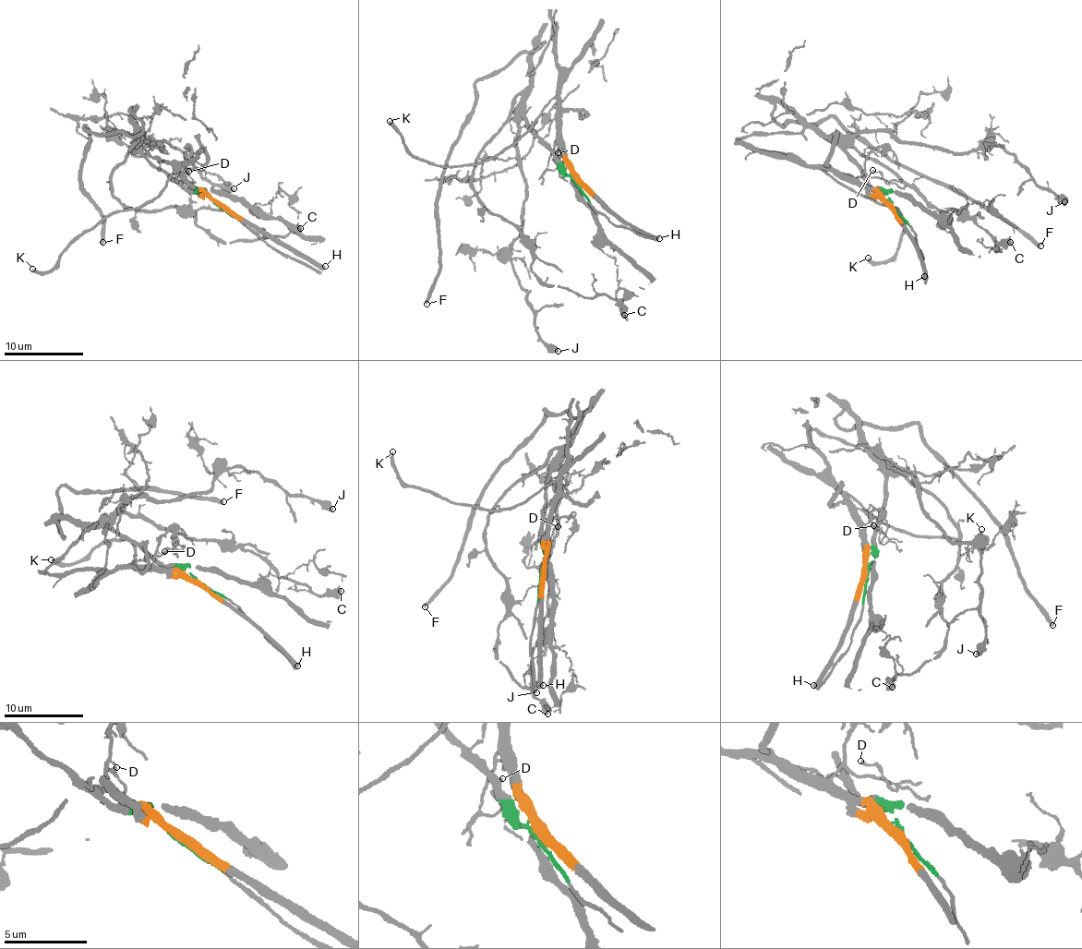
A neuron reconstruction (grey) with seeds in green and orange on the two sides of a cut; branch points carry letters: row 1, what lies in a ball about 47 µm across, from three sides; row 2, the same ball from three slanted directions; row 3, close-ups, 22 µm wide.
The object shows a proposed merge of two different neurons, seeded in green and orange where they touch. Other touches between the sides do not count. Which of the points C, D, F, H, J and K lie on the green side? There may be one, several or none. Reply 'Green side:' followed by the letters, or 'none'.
Green side: C, F, J

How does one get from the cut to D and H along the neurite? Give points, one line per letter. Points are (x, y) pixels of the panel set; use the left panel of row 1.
D: (218, 203), (184, 177), (182, 182), (192, 182), (186, 173), (189, 171)
H: (218, 203), (223, 203), (325, 266)

